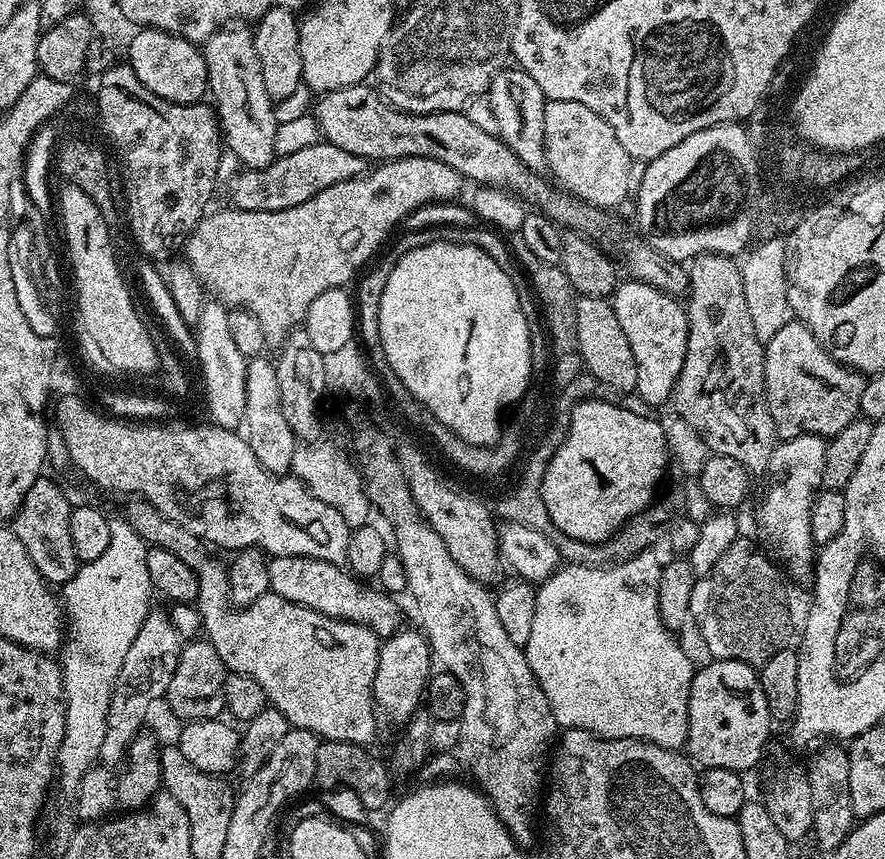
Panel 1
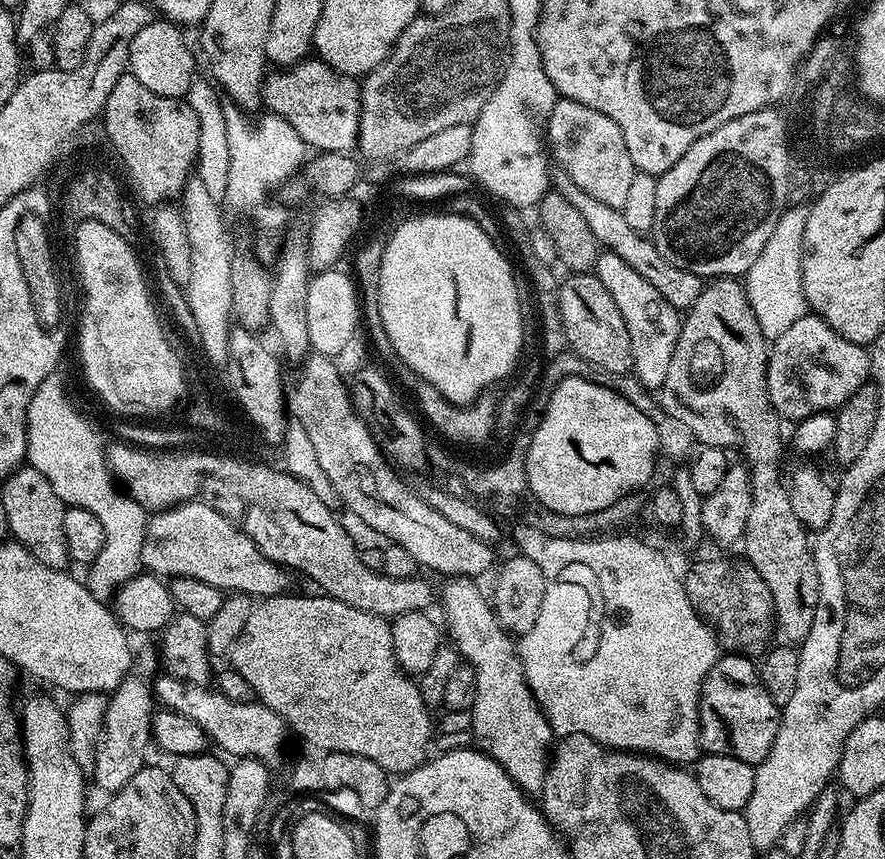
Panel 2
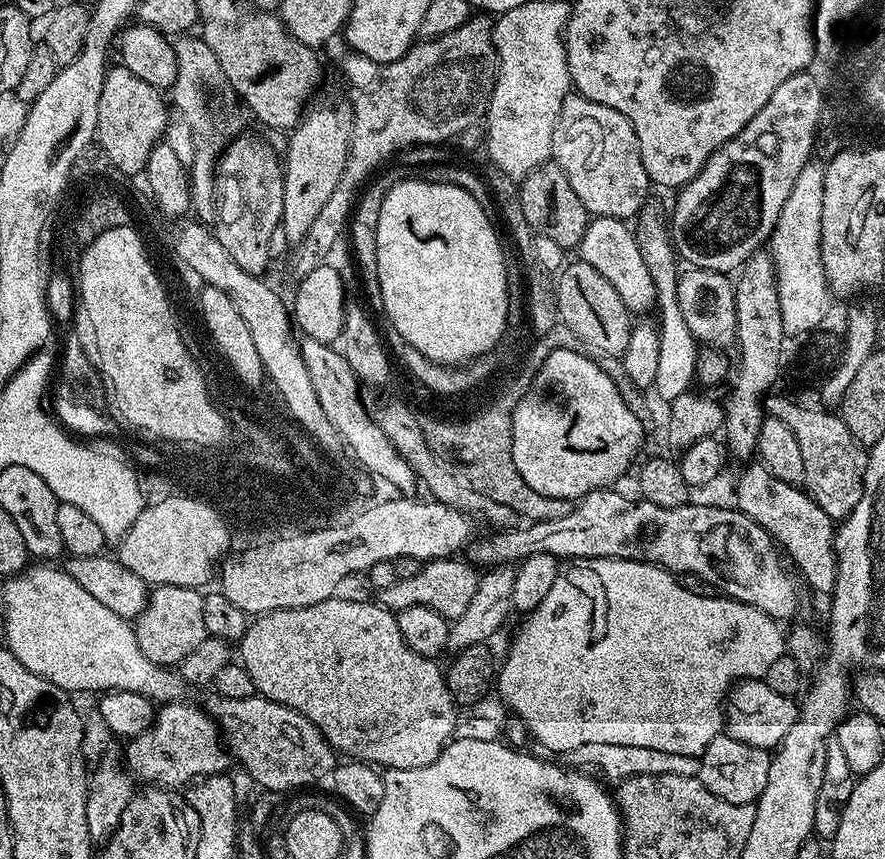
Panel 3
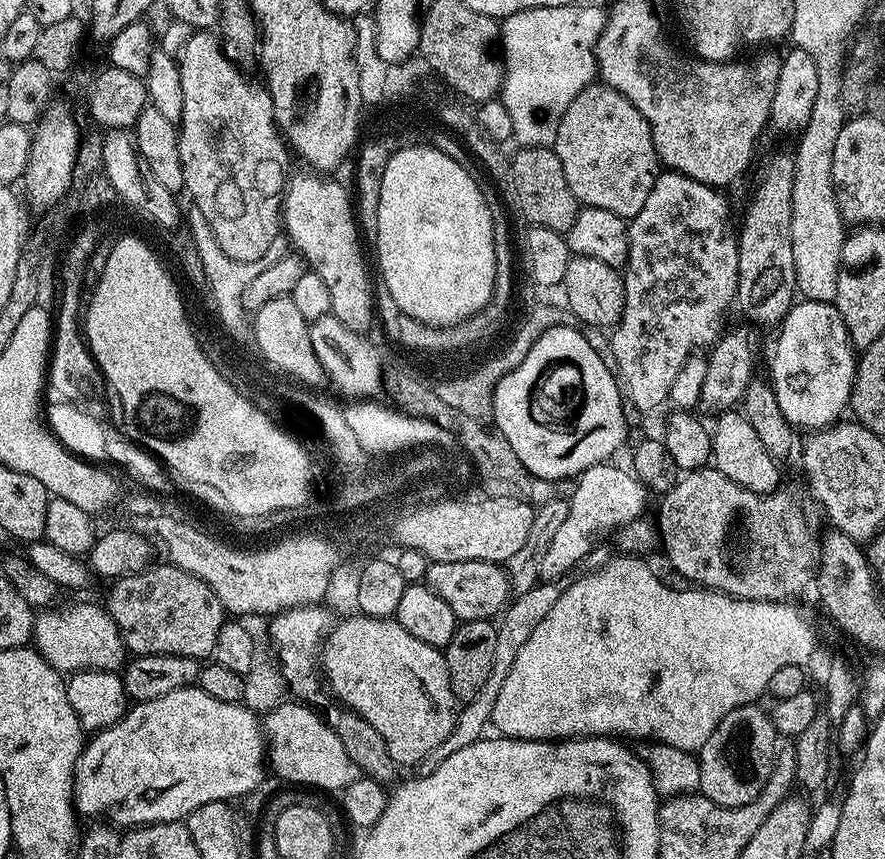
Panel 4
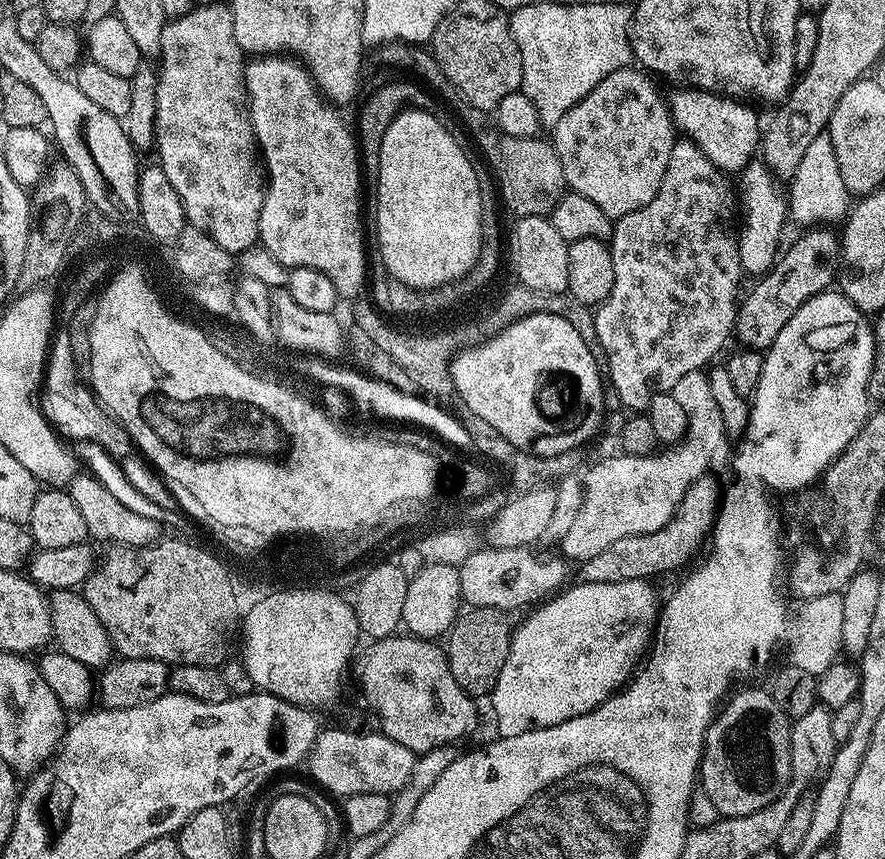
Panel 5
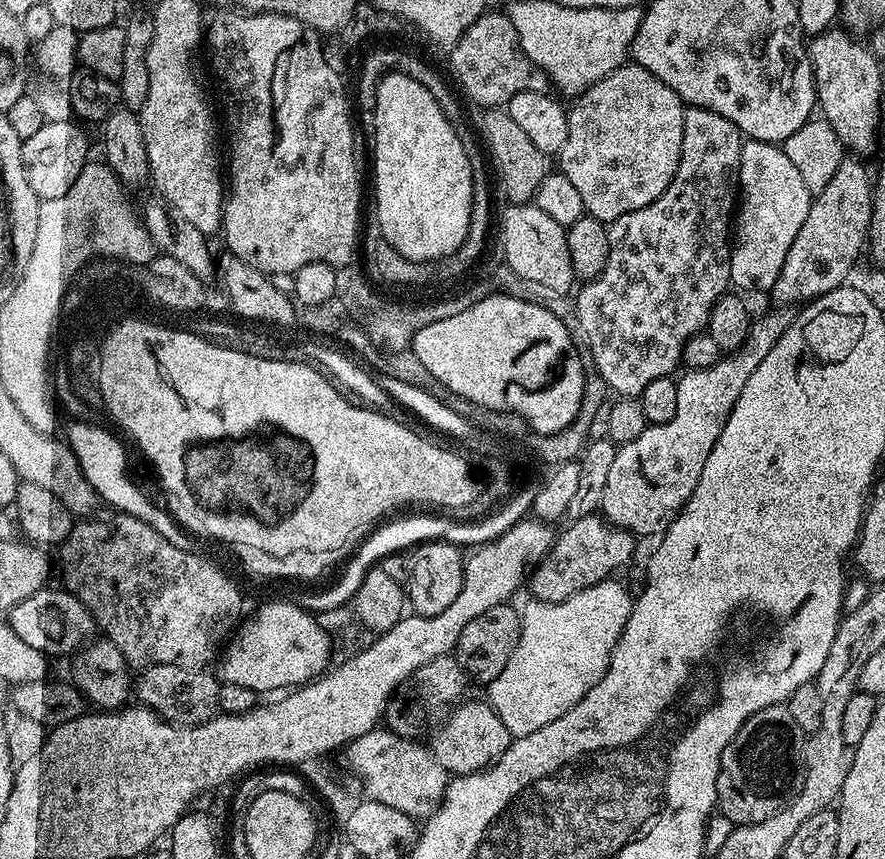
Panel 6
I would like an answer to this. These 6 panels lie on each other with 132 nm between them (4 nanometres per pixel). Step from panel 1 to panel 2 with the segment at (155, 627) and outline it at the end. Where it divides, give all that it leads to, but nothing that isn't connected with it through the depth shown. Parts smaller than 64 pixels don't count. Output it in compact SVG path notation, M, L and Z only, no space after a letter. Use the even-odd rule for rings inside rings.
M155 647L144 648L135 653L131 674L107 697L108 705L104 711L104 732L100 735L100 745L96 747L94 774L91 779L104 794L122 790L138 770L145 767L144 755L150 748L152 717L154 715L153 677L158 672L158 652Z

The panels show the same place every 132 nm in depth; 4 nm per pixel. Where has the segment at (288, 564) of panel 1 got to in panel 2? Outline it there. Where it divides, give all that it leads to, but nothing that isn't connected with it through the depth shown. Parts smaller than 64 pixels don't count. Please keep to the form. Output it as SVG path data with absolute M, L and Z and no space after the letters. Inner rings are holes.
M199 498L157 511L149 519L142 542L142 565L154 576L198 578L198 582L210 582L210 586L225 594L267 598L283 596L289 591L289 569L266 558L242 529L235 528L218 510Z

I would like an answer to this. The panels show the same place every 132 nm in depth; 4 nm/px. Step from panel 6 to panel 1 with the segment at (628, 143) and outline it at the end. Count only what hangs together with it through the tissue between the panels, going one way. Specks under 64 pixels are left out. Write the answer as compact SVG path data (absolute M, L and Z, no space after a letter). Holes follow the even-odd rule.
M548 100L544 141L546 142L548 172L566 192L576 199L603 210L618 207L627 196L629 199L629 167L632 157L626 154L626 150L622 150L622 142L618 142L614 130L610 130L607 122L598 114L594 114L594 110L590 110L590 106L582 106L582 102Z

